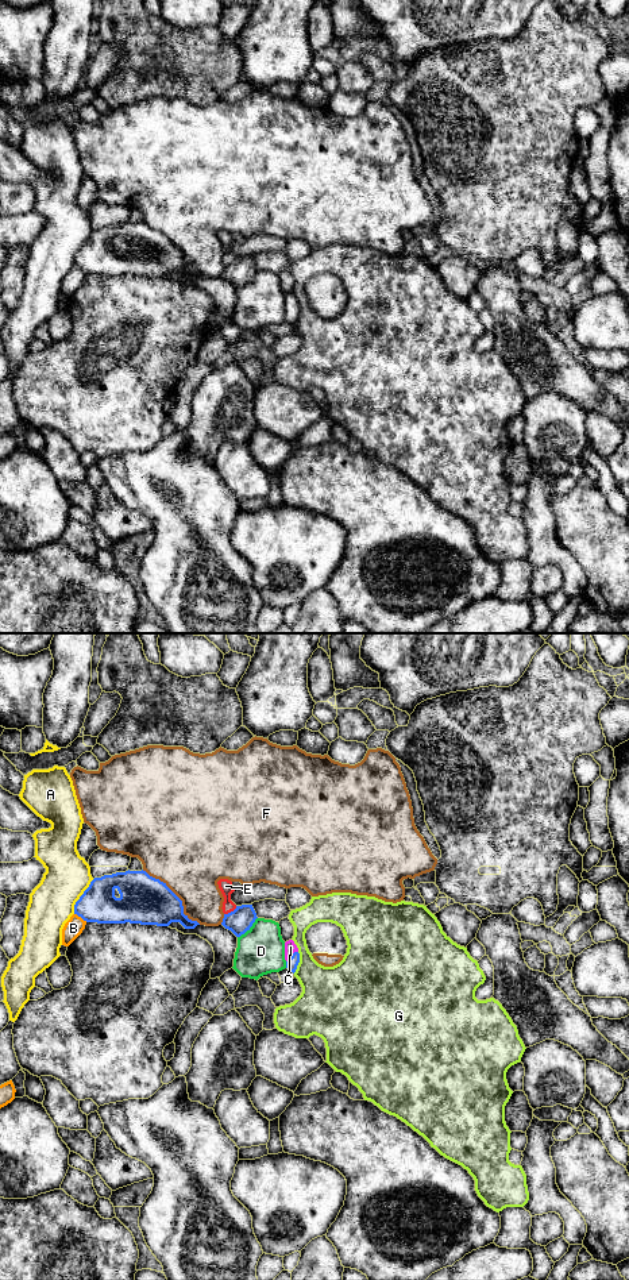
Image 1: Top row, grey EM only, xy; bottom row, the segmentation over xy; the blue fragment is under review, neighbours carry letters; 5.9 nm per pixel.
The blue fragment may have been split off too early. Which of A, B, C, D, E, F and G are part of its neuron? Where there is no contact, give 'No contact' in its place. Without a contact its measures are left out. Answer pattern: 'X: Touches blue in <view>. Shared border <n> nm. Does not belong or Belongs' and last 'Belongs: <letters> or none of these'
A: Touches blue in xy. Shared border 240 nm. Does not belong
B: Touches blue in xy. Shared border 90 nm. Does not belong
C: Touches blue in xy. Shared border 100 nm. Belongs
D: Touches blue in xy. Shared border 170 nm. Does not belong
E: Touches blue in xy. Shared border 90 nm. Does not belong
F: Touches blue in xy. Shared border 480 nm. Does not belong
G: Touches blue in xy. Shared border 130 nm. Does not belong
Belongs: C

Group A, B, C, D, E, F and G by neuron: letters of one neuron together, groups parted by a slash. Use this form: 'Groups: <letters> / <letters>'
Groups: A / B / C / D / E / F / G

